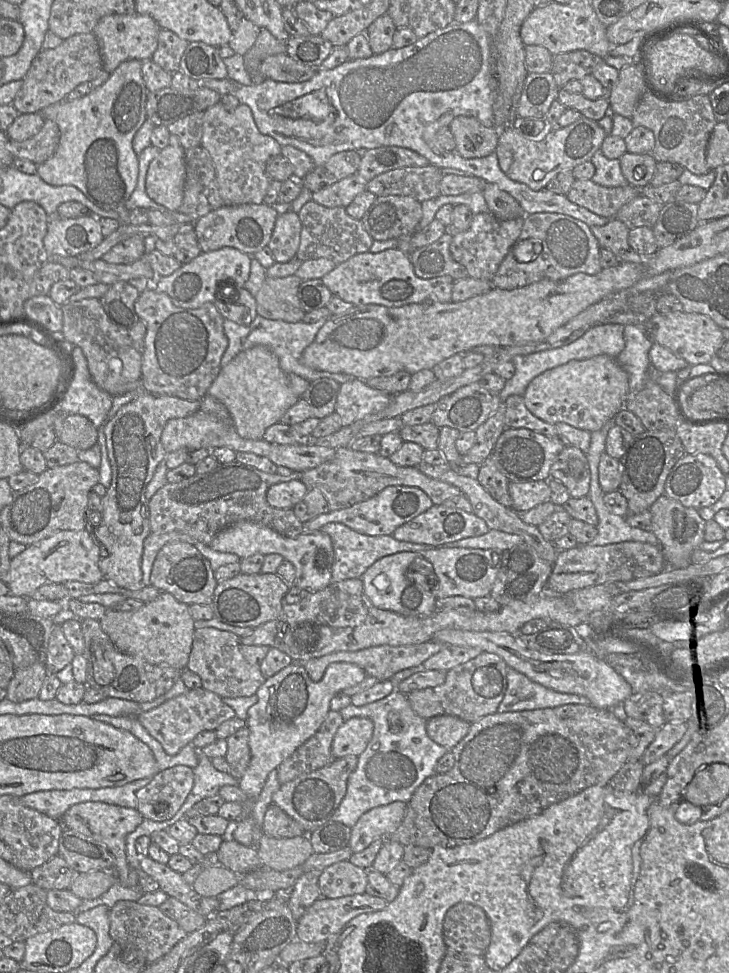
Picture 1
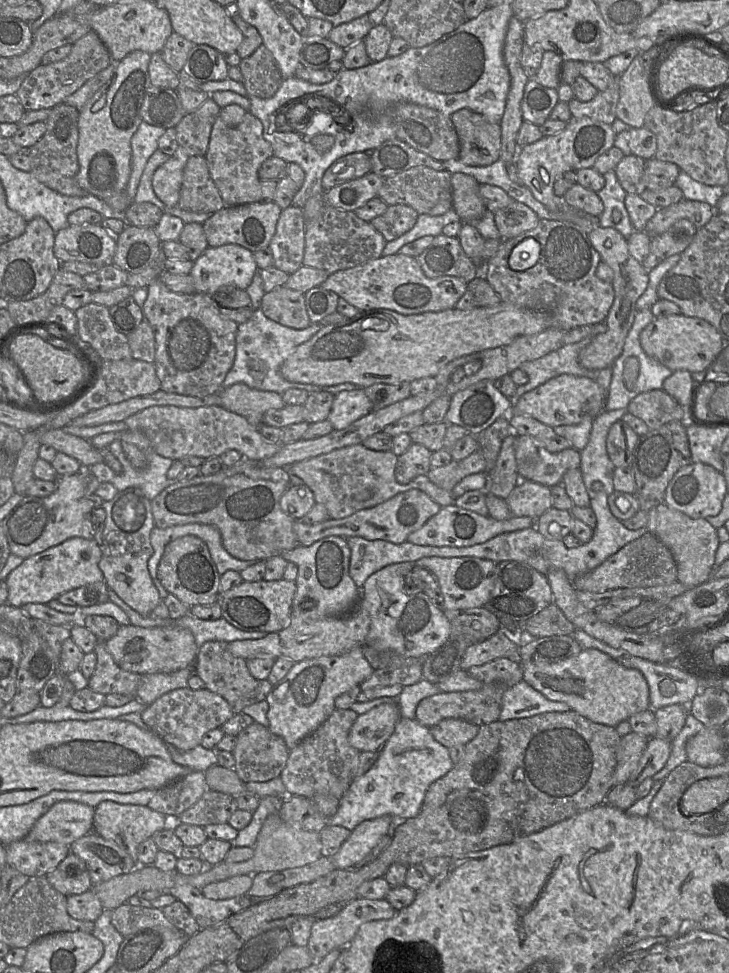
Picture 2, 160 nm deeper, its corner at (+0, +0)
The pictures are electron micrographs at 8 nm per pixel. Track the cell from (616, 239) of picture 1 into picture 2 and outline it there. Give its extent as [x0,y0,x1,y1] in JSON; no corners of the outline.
[579,226,649,370]

